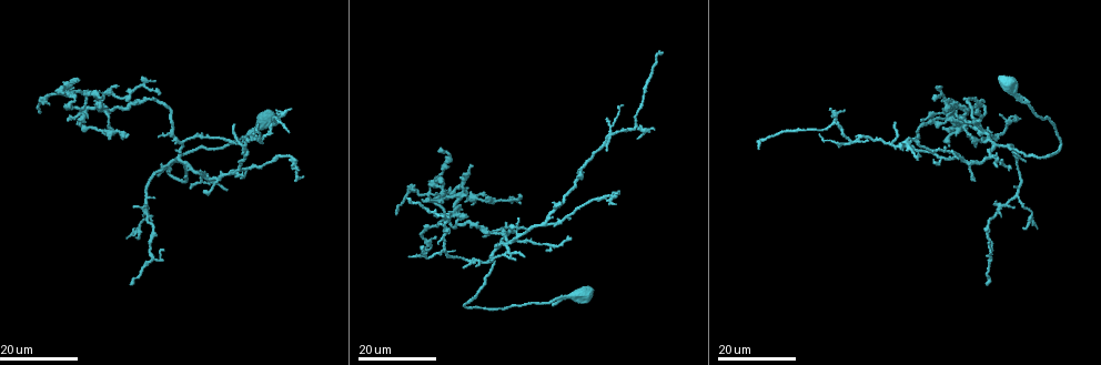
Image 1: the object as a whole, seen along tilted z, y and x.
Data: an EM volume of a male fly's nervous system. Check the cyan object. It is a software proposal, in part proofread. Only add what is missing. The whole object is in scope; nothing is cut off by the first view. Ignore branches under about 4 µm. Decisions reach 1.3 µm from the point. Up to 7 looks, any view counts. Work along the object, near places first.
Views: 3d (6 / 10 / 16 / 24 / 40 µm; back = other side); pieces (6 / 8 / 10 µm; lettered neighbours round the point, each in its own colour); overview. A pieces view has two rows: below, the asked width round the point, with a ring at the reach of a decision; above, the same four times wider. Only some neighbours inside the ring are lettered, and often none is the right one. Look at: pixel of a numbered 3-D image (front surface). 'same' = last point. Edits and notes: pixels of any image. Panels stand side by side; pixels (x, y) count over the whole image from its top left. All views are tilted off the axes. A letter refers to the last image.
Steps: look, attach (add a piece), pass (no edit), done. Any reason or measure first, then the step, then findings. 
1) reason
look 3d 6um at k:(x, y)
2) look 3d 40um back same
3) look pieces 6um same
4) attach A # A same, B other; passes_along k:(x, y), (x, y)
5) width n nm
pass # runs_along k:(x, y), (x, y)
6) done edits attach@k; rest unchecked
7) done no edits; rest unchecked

tapers out
look 3d 16um at 1:(897, 123)

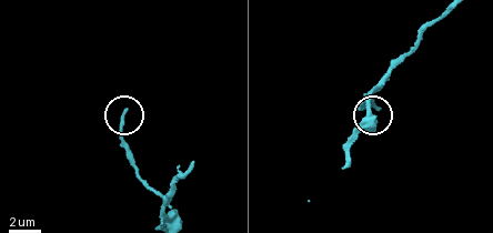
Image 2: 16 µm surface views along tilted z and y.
look pieces 6um at 2:(126, 111)

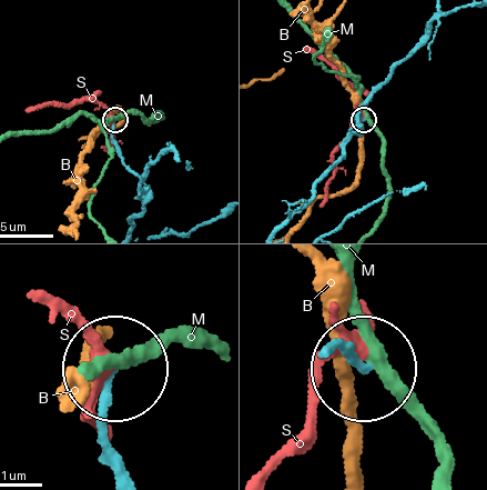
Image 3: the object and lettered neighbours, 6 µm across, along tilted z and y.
pass # B other, M other, S other; no lettered piece goes on from it

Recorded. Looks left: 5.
branch stops here
look 3d 24um at 1:(241, 137)

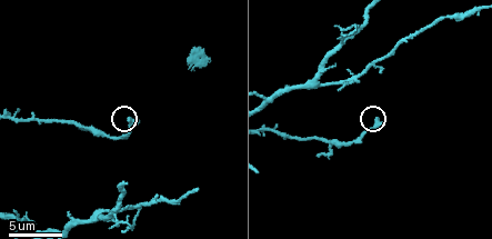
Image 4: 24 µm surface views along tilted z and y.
look pieces 6um at 4:(130, 118)

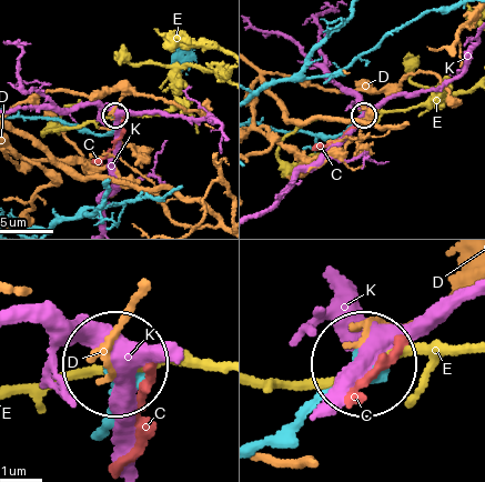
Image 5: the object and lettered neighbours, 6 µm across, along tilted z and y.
pass # C other, D other, E other, K other; no lettered piece goes on from it

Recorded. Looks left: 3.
free end
look 3d 16um at 1:(524, 255)

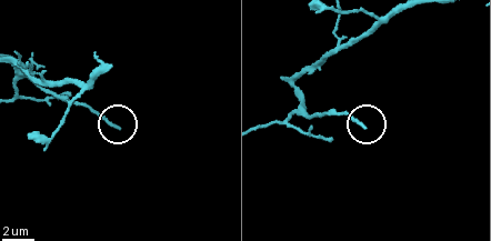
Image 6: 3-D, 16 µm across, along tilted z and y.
look pieces 6um at 6:(119, 128)

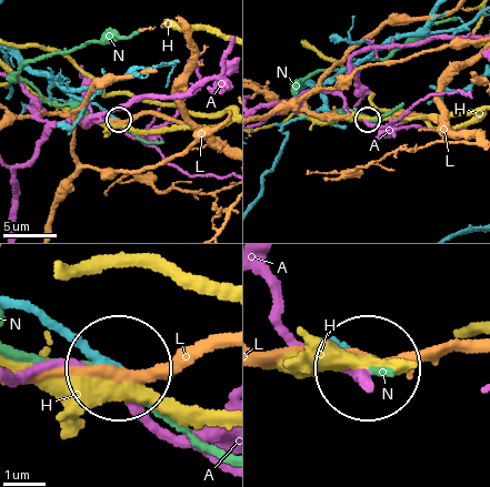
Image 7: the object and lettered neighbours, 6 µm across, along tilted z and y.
width 180 nm
pass # A other, H other, L other, N other; runs_along 7:(12, 56), (28, 69), (117, 118); none of them fits

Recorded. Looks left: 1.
done no edits; rest unchecked

